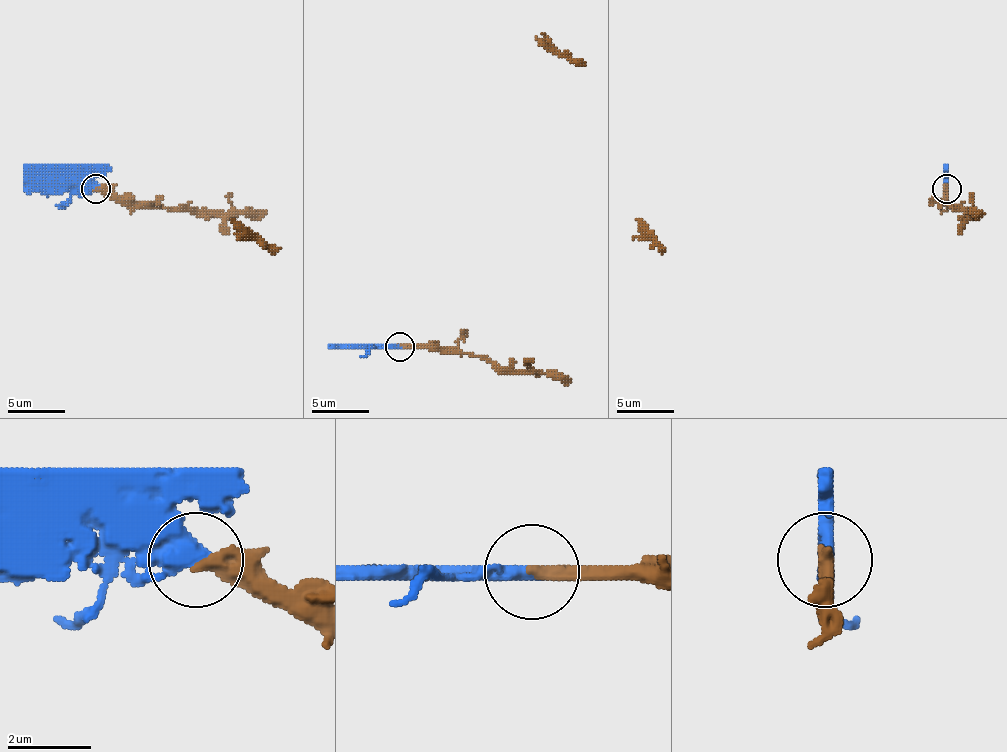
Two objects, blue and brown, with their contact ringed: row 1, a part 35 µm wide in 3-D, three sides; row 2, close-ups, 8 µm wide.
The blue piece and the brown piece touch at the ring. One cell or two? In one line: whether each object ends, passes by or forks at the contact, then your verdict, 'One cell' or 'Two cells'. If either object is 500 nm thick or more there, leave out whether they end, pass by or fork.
Two cells

